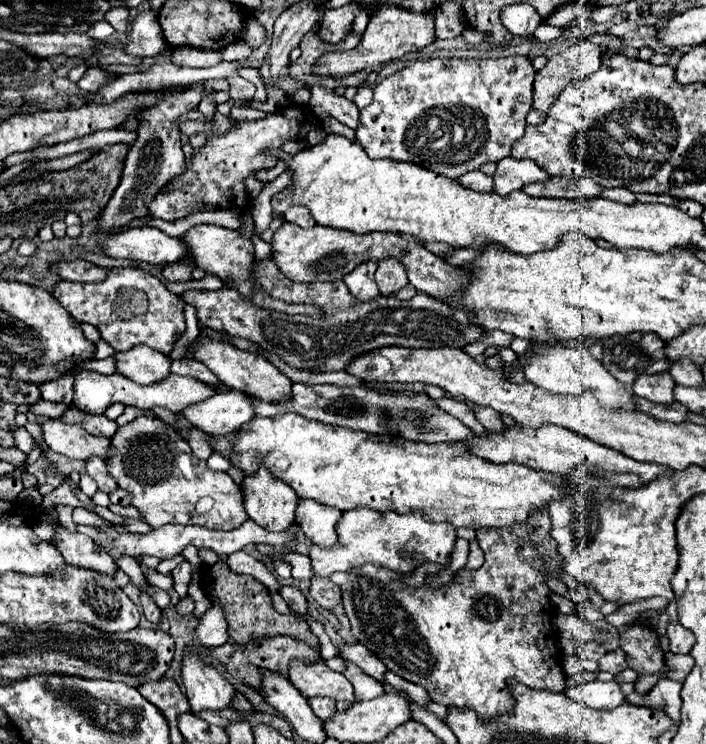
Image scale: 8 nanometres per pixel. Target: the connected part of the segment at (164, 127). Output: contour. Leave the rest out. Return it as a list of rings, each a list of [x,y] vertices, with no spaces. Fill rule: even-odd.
[[[206,80],[206,82],[192,84],[184,94],[166,98],[140,114],[140,120],[144,120],[144,122],[138,128],[138,140],[134,142],[134,146],[130,148],[130,152],[126,156],[122,180],[120,180],[118,188],[114,190],[112,198],[108,200],[106,208],[98,216],[102,230],[110,232],[114,228],[124,228],[132,220],[142,220],[142,218],[150,216],[148,202],[152,202],[156,198],[156,194],[160,194],[162,188],[170,180],[174,180],[176,176],[180,176],[184,172],[186,162],[184,162],[184,154],[182,154],[180,130],[176,126],[176,120],[182,114],[194,110],[198,106],[198,102],[202,100],[202,92],[210,92],[210,90],[224,90],[226,92],[228,80]]]

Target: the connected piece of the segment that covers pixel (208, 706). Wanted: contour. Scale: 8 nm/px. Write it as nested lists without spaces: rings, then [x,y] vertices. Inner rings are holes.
[[[188,652],[184,654],[182,680],[186,686],[190,710],[196,716],[204,710],[226,710],[236,698],[236,690],[226,678]]]

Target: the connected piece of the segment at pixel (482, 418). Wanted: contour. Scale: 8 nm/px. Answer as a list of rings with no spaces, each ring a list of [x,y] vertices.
[[[476,406],[476,408],[474,408],[474,414],[476,414],[476,420],[478,420],[486,430],[500,432],[500,428],[504,428],[504,422],[502,422],[500,414],[496,414],[492,408]]]

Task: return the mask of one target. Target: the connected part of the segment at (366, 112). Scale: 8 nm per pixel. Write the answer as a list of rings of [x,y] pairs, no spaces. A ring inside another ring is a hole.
[[[528,56],[504,58],[426,58],[412,60],[410,66],[386,76],[374,88],[374,100],[360,112],[356,138],[370,158],[390,158],[412,162],[450,180],[458,180],[468,170],[478,170],[486,162],[500,162],[510,156],[510,148],[524,136],[526,116],[532,110],[534,66]]]

